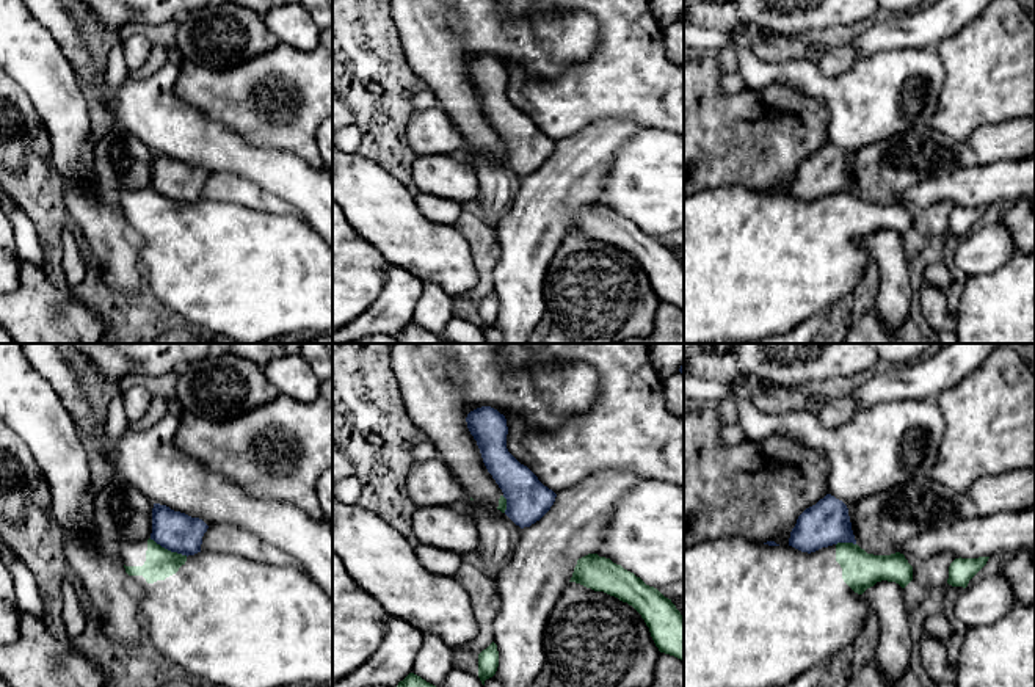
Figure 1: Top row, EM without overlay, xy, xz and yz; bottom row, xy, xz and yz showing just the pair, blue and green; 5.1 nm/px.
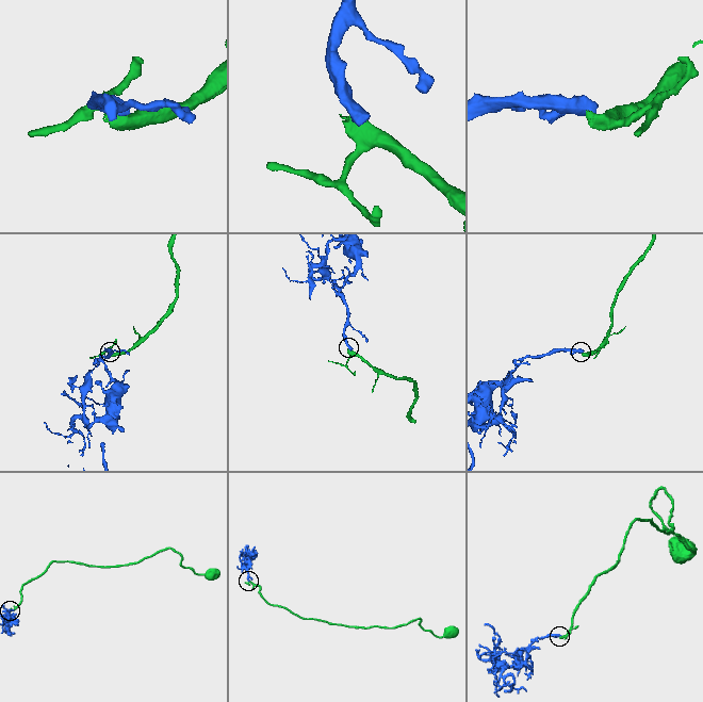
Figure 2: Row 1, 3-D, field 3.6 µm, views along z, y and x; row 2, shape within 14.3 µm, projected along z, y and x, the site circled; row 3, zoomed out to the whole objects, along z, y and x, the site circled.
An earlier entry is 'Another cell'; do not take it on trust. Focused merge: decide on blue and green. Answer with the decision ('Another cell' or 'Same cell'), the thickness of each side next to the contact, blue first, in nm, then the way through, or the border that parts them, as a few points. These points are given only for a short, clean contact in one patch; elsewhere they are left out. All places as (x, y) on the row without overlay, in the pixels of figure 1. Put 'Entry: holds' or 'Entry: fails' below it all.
Another cell. Thickness 200 nm (blue) against 160 nm. Boundary: xy (149, 187), (187, 204)
Entry: holds

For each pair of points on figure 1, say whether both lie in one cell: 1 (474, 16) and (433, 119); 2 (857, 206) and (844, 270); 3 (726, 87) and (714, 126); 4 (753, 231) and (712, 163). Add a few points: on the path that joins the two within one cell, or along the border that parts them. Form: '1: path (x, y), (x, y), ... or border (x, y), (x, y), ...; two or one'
1: border (438, 104), (461, 134); two
2: path (844, 221), (844, 254); one
3: border (719, 80), (719, 87), (728, 94), (747, 87); two
4: border (761, 190), (722, 185), (700, 192); two

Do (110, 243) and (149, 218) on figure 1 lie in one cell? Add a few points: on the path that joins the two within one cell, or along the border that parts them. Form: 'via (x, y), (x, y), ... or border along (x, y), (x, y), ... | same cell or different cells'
border along (115, 199), (138, 242), (140, 262) | different cells

